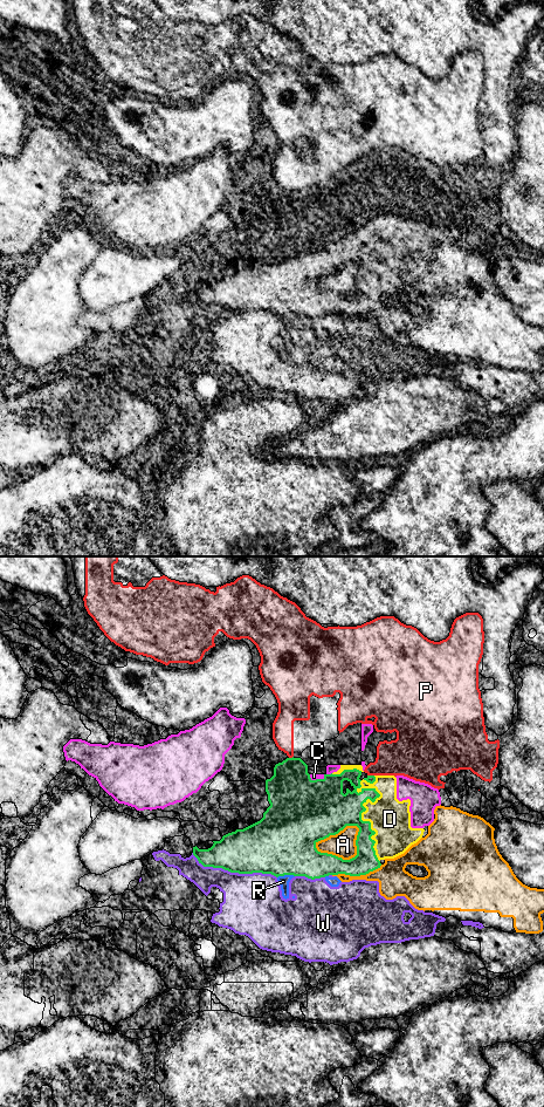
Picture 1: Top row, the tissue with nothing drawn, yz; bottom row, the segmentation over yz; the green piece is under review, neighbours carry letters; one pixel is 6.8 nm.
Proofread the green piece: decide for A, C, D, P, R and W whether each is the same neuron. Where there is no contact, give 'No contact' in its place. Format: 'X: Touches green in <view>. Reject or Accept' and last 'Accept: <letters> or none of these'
A: Touches green in yz. Reject
C: Touches green in yz. Reject
D: Touches green in yz. Accept
P: Touches green in yz. Reject
R: Touches green in yz. Reject
W: Touches green in yz. Reject
Accept: D

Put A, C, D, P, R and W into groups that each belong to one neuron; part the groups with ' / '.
A / C / D / P / R W

